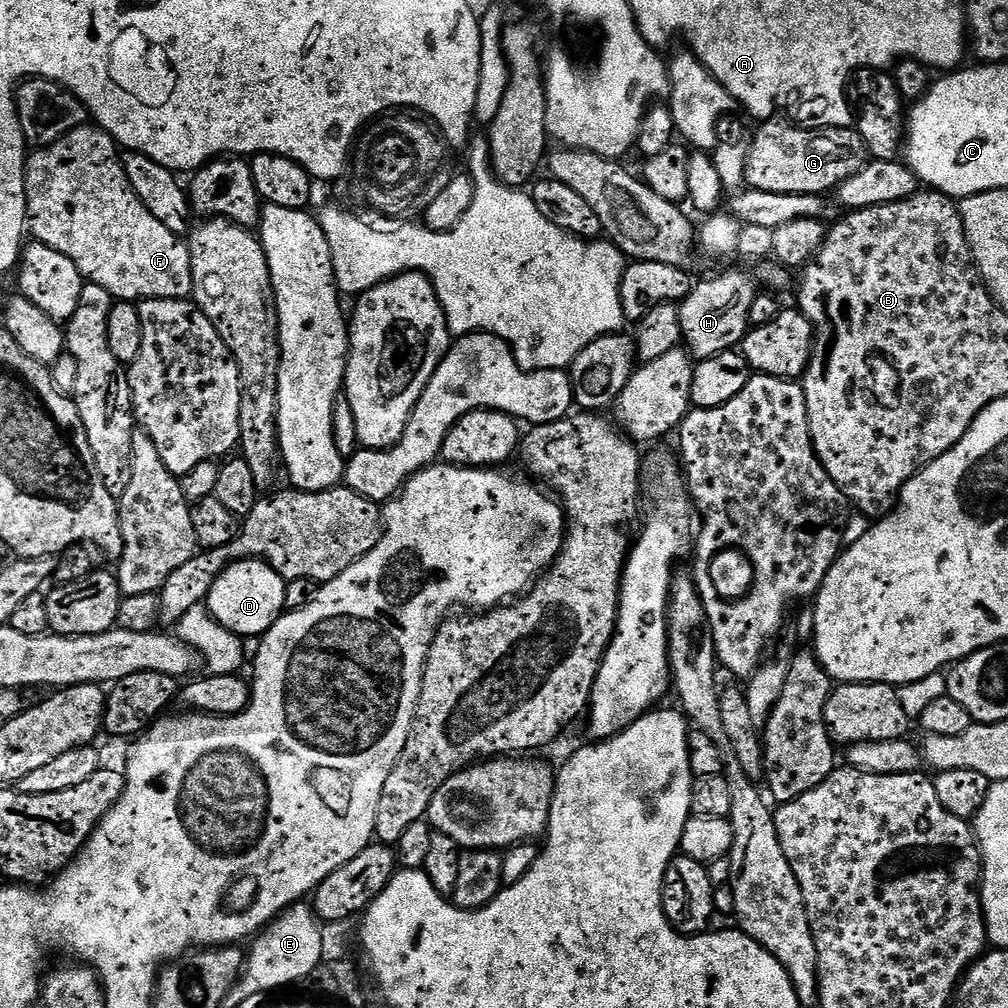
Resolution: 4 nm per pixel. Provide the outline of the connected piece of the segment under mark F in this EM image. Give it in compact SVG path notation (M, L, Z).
M85 126L66 134L61 140L50 146L35 149L26 160L24 197L28 207L26 228L31 239L58 250L58 254L66 254L66 258L70 258L70 262L74 262L74 266L78 266L78 270L83 274L87 283L102 286L102 290L106 290L117 301L186 300L191 297L192 254L189 245L181 237L175 236L170 230L166 230L166 226L162 226L162 222L158 222L158 218L154 218L154 214L150 214L150 210L146 210L146 206L142 206L138 194L134 194L134 190L130 186L130 178L126 178L121 149L118 147L116 139L109 132L104 131L103 128Z

